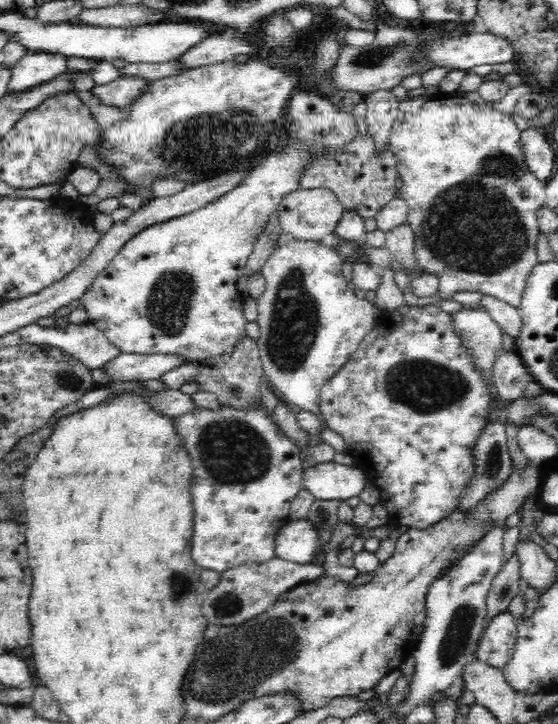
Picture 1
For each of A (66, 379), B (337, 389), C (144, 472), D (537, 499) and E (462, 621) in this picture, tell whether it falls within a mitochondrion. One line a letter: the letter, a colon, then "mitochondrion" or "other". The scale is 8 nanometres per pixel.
A: mitochondrion
B: other
C: other
D: other
E: mitochondrion

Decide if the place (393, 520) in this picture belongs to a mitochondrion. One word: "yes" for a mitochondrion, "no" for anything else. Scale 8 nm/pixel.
no

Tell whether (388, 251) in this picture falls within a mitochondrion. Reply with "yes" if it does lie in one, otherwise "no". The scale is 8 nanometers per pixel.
no

